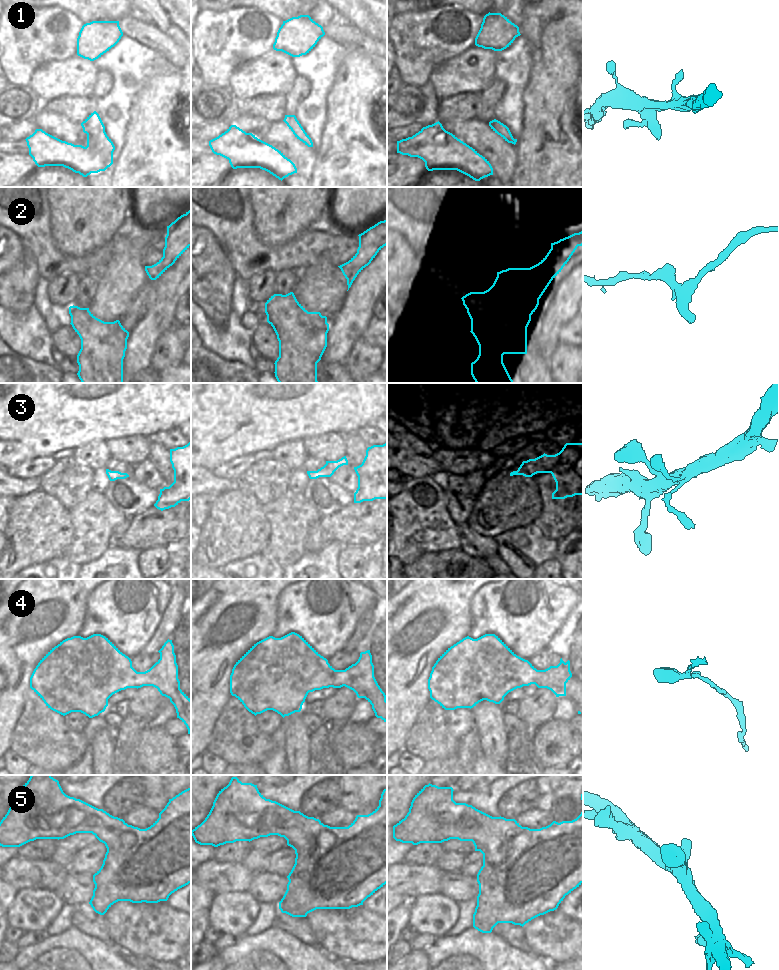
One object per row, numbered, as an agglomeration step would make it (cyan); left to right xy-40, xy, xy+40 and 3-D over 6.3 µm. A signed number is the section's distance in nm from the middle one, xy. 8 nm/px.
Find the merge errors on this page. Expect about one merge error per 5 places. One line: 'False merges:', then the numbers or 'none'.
False merges: none.

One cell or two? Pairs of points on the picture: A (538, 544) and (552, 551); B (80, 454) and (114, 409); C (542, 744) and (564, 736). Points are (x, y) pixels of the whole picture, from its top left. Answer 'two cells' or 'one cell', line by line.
A: two cells
B: two cells
C: one cell

